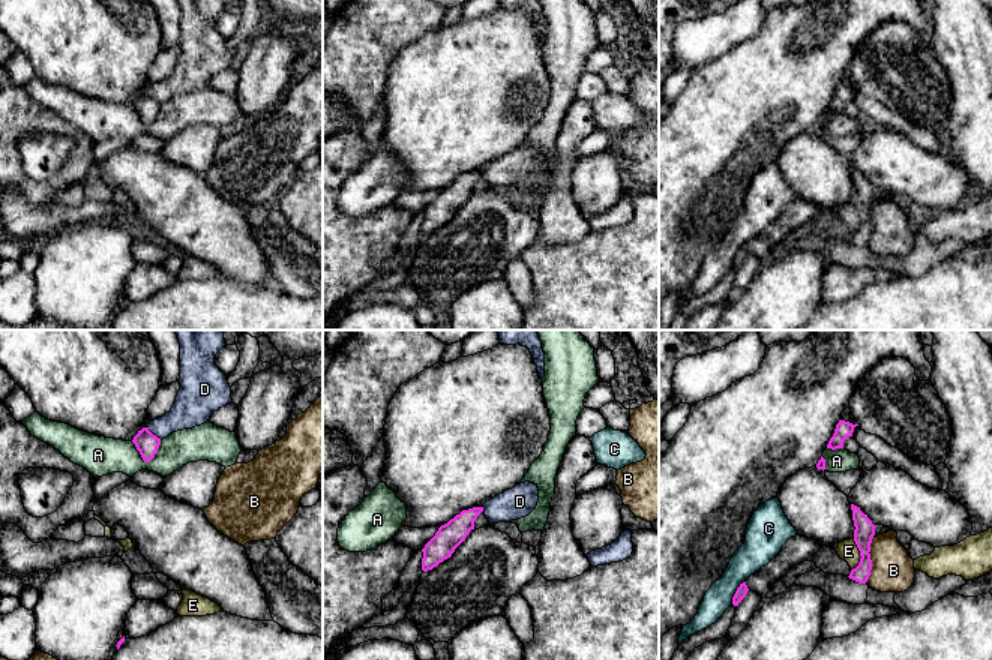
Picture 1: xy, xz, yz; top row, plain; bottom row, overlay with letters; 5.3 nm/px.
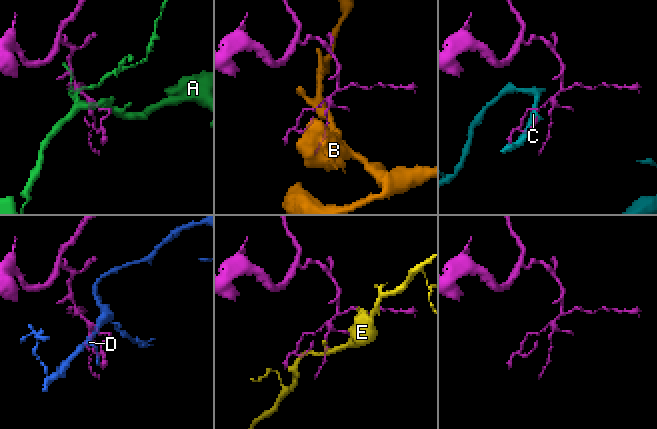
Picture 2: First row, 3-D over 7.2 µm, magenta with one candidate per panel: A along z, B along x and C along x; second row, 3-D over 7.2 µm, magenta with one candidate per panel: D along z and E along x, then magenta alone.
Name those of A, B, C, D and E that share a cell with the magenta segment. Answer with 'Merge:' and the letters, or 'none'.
Merge: none

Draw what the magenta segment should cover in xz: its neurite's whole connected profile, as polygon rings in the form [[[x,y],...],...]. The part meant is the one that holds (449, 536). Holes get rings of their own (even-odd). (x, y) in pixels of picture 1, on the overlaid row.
[[[483,507],[462,510],[447,524],[441,525],[435,536],[422,549],[422,570],[432,570],[440,562],[450,558],[455,549],[470,534],[470,531],[474,530],[474,520],[482,512]]]

